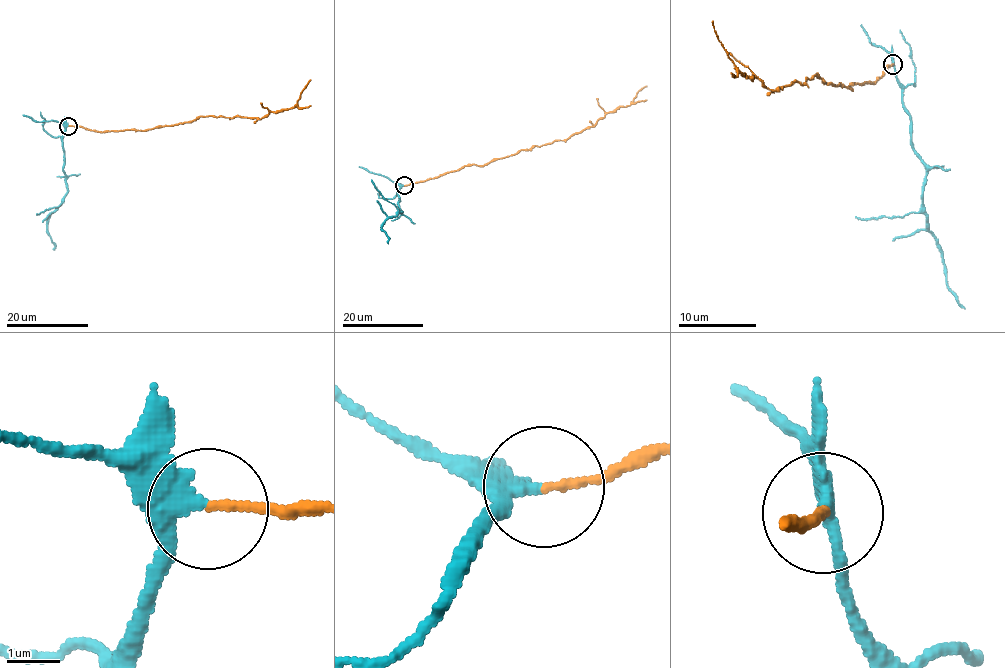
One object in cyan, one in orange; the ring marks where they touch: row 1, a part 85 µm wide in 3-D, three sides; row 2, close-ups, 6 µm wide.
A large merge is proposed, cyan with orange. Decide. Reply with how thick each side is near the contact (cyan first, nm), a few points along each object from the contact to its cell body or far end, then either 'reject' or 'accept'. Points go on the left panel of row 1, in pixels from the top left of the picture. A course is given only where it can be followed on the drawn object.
280 nm thick on the cyan side, 130 nm on the other; cyan runs (69, 125), (63, 137), (67, 194), (50, 216), (48, 226), (54, 250); orange runs (69, 126), (99, 131), (151, 130), (193, 122), (200, 116), (260, 119), (291, 108), (310, 80); accept

